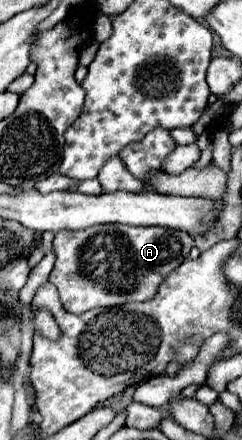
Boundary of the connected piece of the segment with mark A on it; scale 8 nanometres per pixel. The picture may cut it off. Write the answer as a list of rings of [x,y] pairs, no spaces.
[[[95,224],[85,230],[63,230],[55,234],[57,254],[49,282],[57,286],[61,304],[73,314],[97,306],[123,306],[127,302],[151,300],[161,284],[191,252],[193,238],[171,228],[137,228],[125,224]]]

